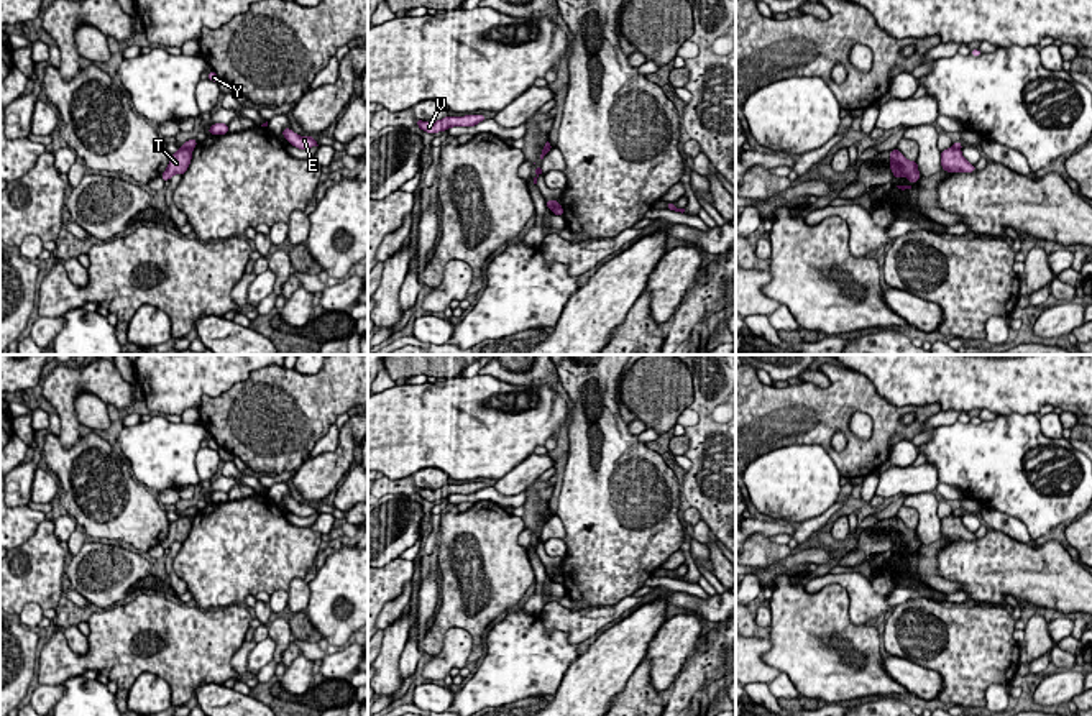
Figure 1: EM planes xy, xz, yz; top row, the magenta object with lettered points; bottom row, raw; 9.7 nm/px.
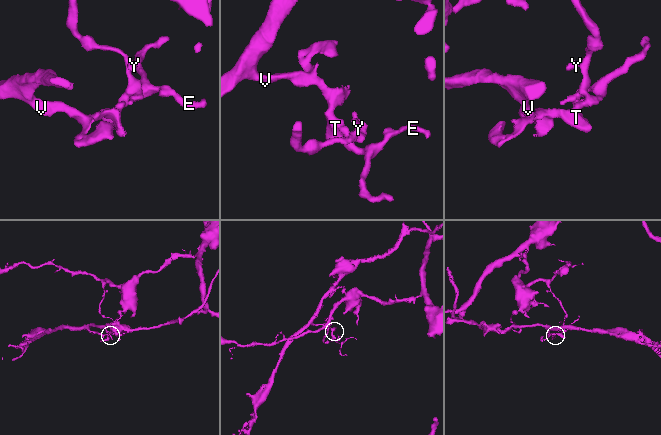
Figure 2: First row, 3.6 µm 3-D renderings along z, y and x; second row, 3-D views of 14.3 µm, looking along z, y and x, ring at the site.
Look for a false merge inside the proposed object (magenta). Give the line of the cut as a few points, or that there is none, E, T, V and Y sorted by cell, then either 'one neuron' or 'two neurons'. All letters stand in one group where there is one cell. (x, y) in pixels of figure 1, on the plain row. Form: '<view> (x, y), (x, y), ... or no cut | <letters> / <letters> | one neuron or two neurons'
xy (183, 513), (191, 518) | E Y / T V | two neurons

